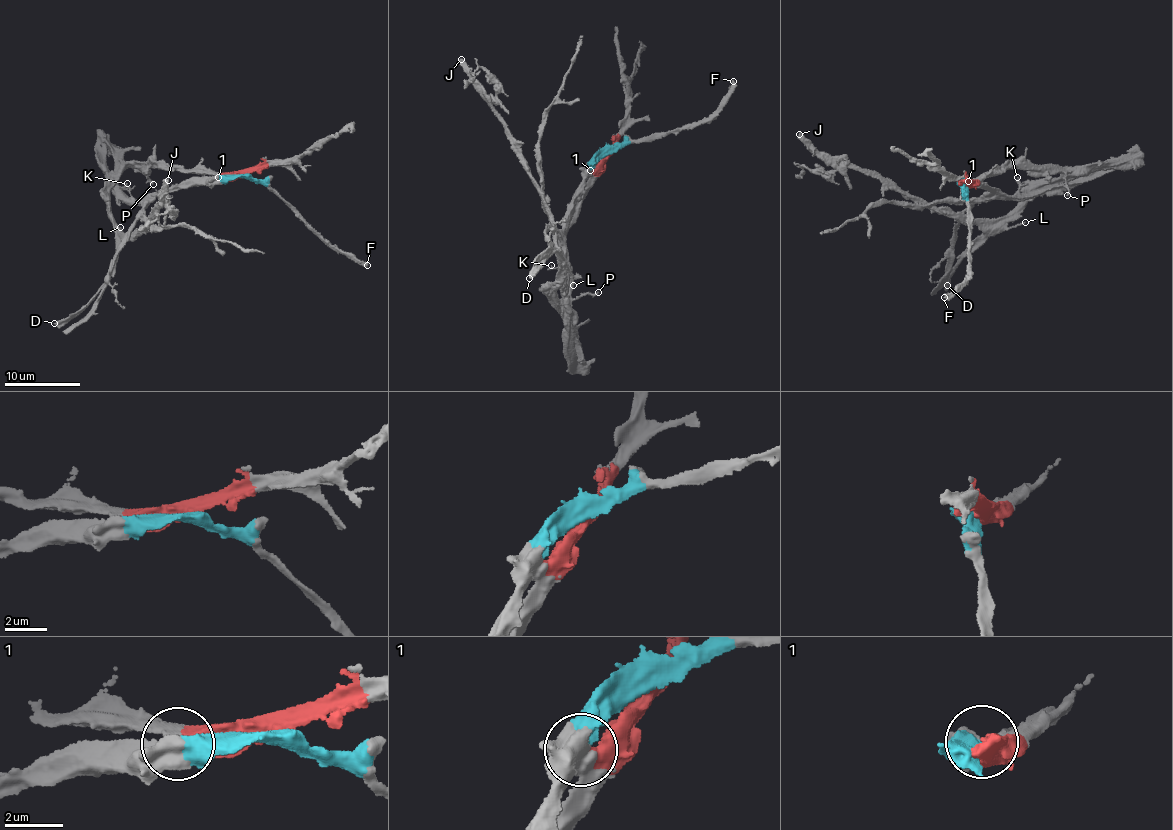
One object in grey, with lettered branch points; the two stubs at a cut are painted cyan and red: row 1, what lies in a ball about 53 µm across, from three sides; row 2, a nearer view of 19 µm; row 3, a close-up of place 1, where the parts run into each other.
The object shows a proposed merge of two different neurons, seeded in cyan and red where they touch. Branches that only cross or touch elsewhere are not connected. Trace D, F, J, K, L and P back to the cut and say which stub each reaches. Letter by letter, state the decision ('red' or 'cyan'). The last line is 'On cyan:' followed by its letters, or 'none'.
D: red
F: cyan
J: red
K: cyan
L: red
P: red
On cyan: F, K

